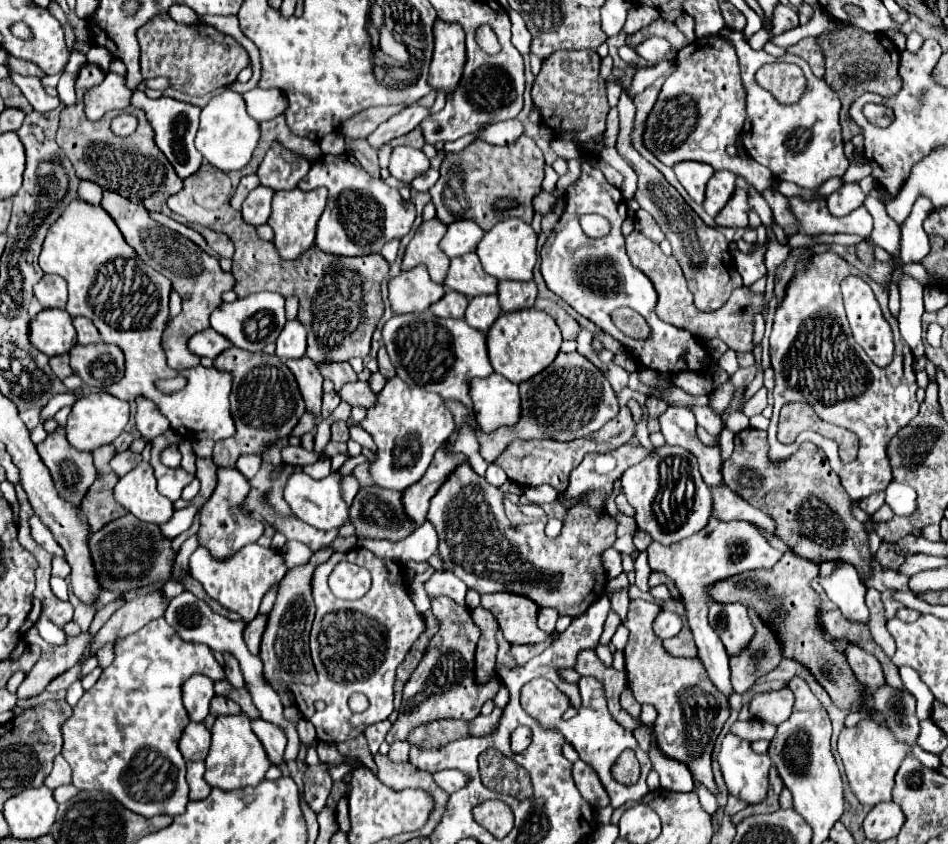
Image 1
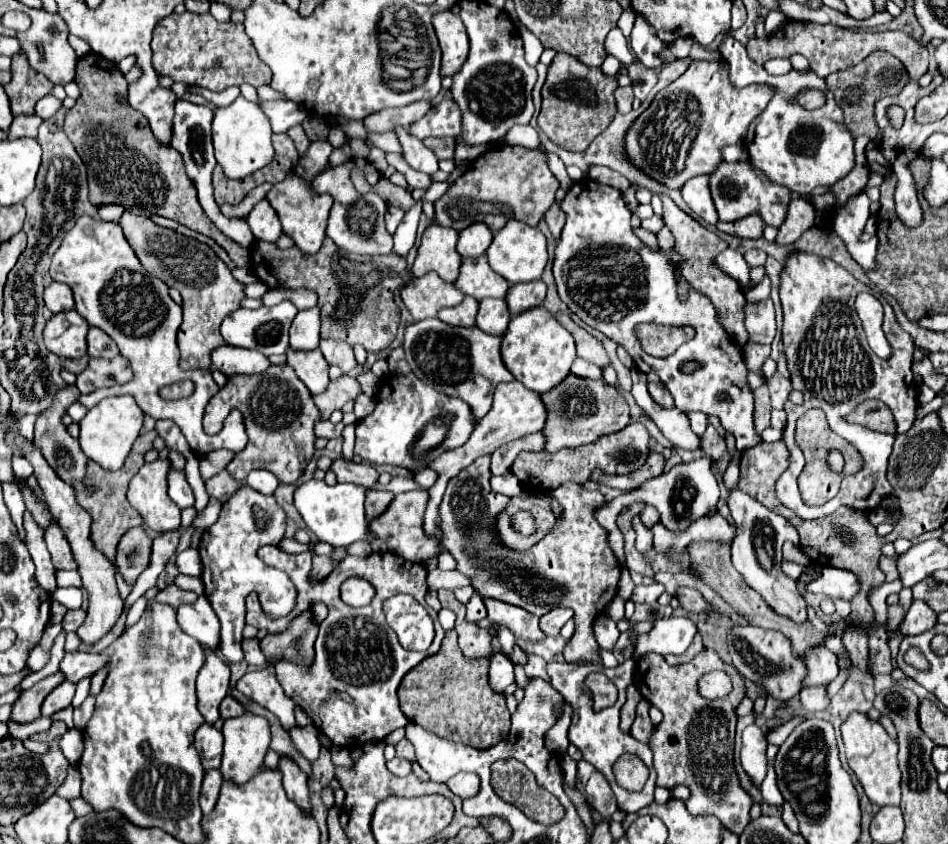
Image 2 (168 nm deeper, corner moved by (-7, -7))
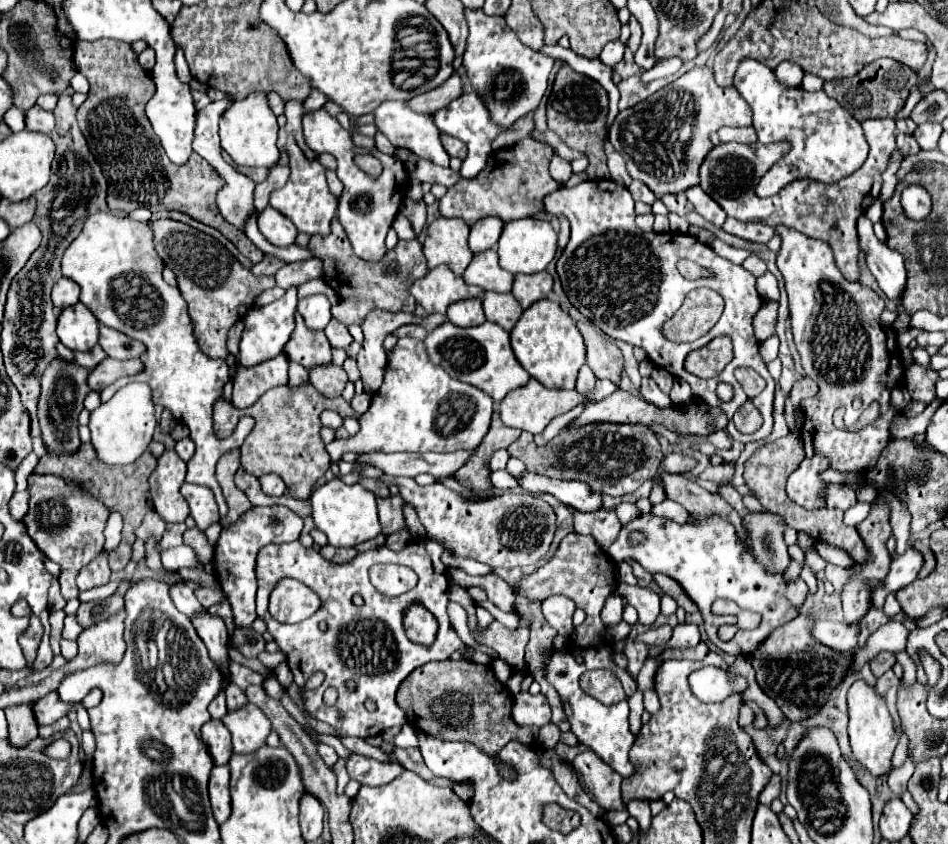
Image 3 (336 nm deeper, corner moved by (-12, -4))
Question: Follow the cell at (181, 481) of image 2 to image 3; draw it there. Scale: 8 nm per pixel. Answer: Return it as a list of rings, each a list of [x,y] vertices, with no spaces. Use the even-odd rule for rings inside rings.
[[[184,483],[184,485],[182,485],[182,495],[184,495],[184,499],[188,501],[188,505],[190,505],[190,515],[194,517],[196,527],[198,527],[200,531],[206,531],[212,523],[218,523],[218,521],[220,521],[218,505],[216,505],[214,495],[212,495],[212,491],[210,491],[208,487]]]

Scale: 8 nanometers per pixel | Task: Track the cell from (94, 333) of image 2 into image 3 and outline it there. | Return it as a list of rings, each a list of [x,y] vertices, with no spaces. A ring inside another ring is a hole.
[[[100,325],[100,341],[98,343],[108,353],[108,357],[120,359],[120,361],[140,357],[146,351],[146,345],[142,345],[140,341],[130,339],[128,335],[124,335],[116,329],[104,327],[104,325]]]

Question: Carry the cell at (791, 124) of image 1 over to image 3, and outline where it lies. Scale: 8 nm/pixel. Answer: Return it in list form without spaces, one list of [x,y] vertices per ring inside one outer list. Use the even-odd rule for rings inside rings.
[[[742,61],[736,71],[736,89],[750,103],[754,111],[754,129],[758,141],[776,143],[790,141],[792,149],[780,159],[758,183],[756,193],[760,197],[776,195],[784,185],[794,179],[814,179],[818,183],[836,183],[854,173],[868,155],[868,143],[864,139],[860,123],[840,103],[826,93],[808,93],[800,89],[786,89],[776,81],[774,71],[762,67],[758,61]]]

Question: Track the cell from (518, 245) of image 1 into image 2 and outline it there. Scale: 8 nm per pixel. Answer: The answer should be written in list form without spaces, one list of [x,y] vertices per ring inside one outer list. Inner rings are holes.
[[[509,220],[507,226],[495,234],[491,246],[487,248],[487,258],[489,258],[489,266],[509,284],[541,280],[543,268],[547,264],[547,242],[539,228],[533,228],[519,220]]]

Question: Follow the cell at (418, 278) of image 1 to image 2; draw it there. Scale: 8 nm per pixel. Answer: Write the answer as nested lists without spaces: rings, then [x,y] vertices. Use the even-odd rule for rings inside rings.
[[[435,272],[421,278],[413,278],[401,288],[401,300],[415,320],[437,316],[437,310],[445,306],[457,306],[465,296],[449,282],[441,280]]]

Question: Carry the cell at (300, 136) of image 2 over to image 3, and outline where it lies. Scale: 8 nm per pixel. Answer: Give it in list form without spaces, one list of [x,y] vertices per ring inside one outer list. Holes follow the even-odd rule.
[[[314,89],[314,91],[310,93],[310,97],[304,101],[304,109],[306,109],[306,113],[312,113],[312,111],[324,107],[326,101],[328,101],[328,97],[324,97],[322,91],[316,91],[316,89]]]

